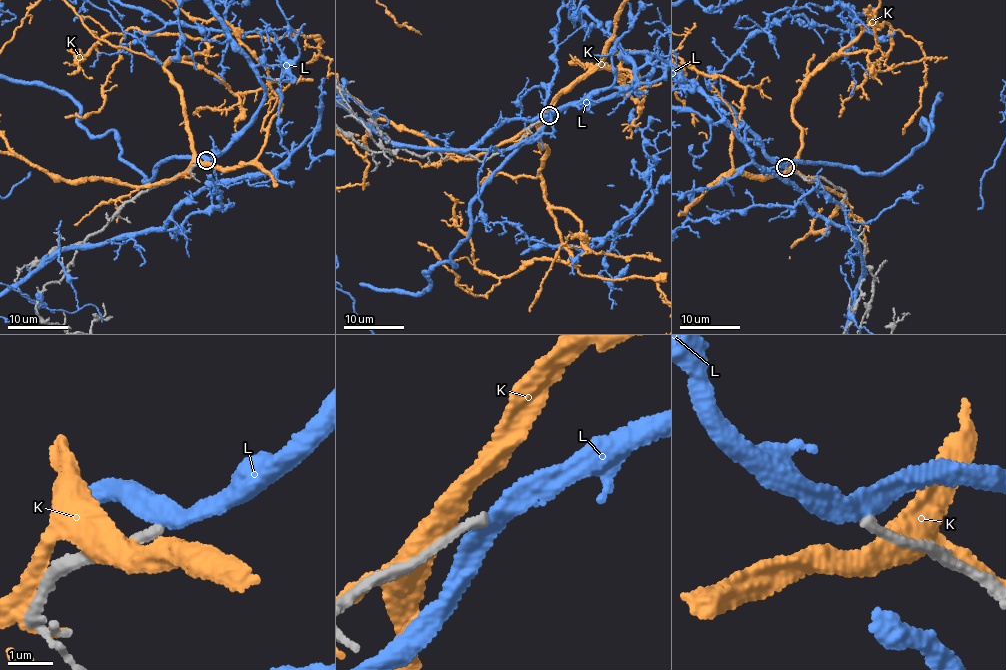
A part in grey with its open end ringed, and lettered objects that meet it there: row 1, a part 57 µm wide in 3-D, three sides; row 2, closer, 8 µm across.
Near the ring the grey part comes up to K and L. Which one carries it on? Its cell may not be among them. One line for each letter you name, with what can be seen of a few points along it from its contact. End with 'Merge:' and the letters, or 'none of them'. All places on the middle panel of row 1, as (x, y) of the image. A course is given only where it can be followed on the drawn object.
Merge: none of them

